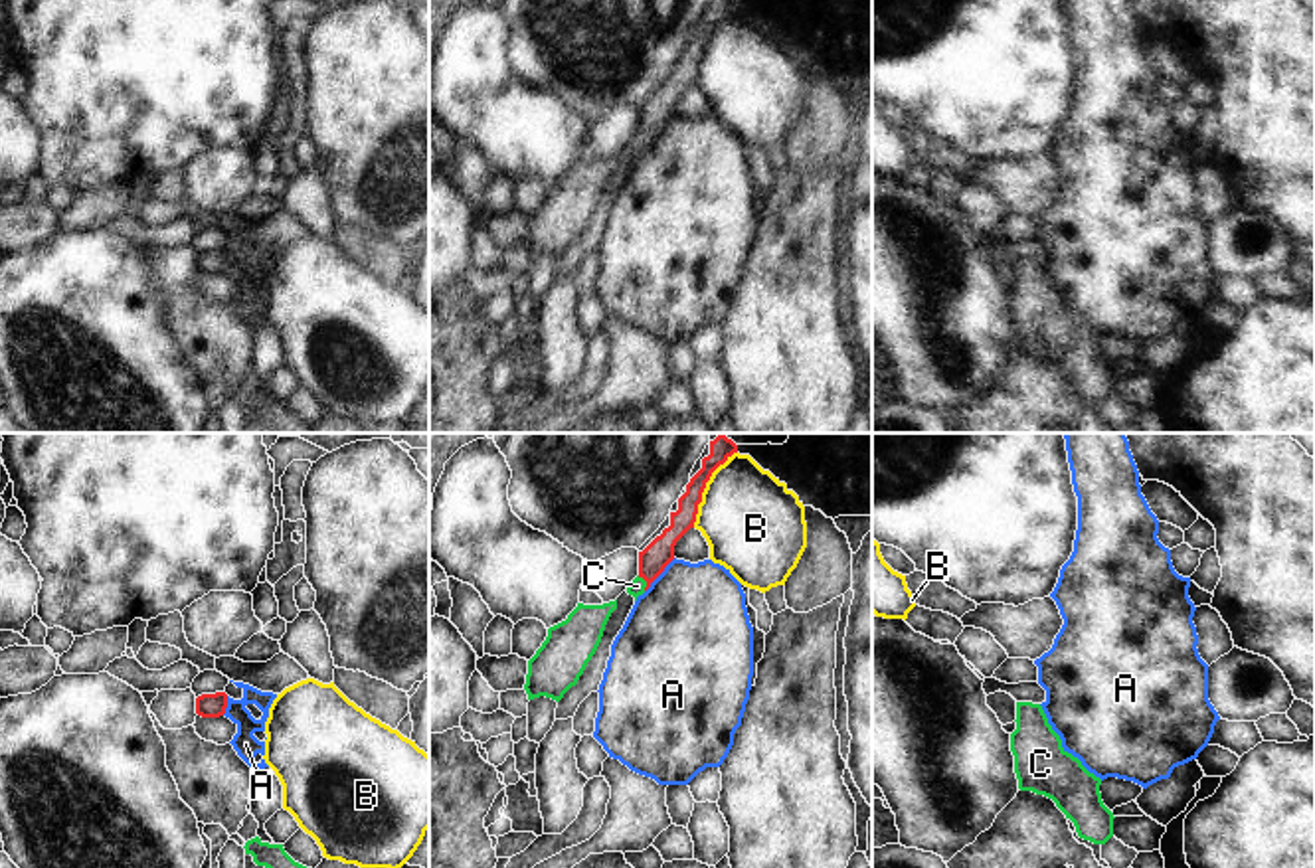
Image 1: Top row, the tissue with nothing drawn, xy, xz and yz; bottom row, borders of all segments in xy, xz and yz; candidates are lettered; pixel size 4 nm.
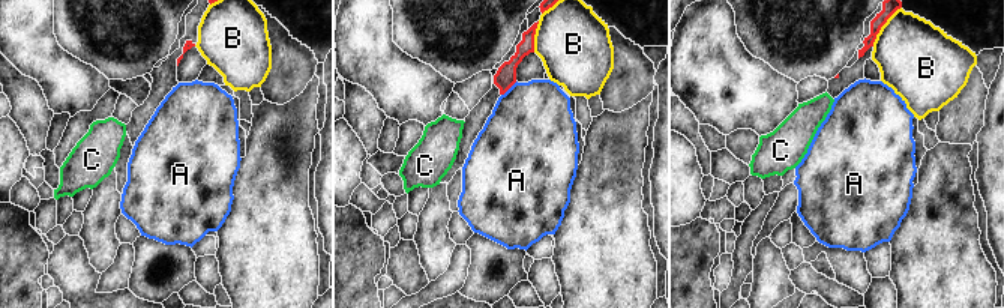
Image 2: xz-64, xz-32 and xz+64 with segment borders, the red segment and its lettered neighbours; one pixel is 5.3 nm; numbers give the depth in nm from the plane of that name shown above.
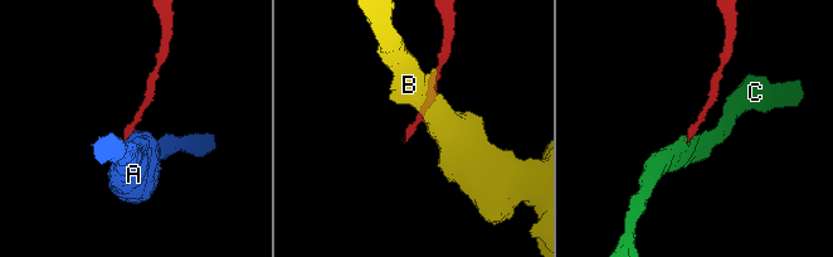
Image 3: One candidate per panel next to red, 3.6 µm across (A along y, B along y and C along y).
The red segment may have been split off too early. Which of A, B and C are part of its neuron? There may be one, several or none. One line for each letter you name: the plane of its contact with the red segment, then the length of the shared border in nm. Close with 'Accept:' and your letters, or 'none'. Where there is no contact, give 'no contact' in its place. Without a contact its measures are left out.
C: xz | 70 nm
Accept: C

